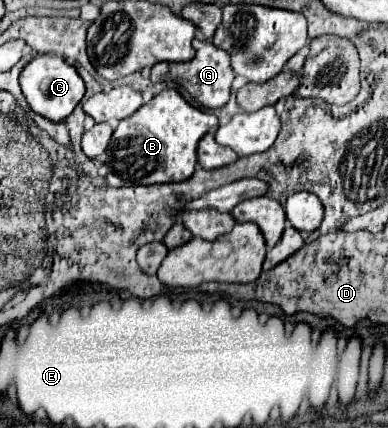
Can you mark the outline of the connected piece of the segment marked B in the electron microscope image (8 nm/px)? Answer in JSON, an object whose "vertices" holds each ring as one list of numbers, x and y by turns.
{"vertices":[[164,89,150,103,142,105,132,117,122,119,108,145,108,175,110,187,178,183,192,177,197,163,198,141,212,127,218,127,214,113,200,111,186,103,176,89]]}

